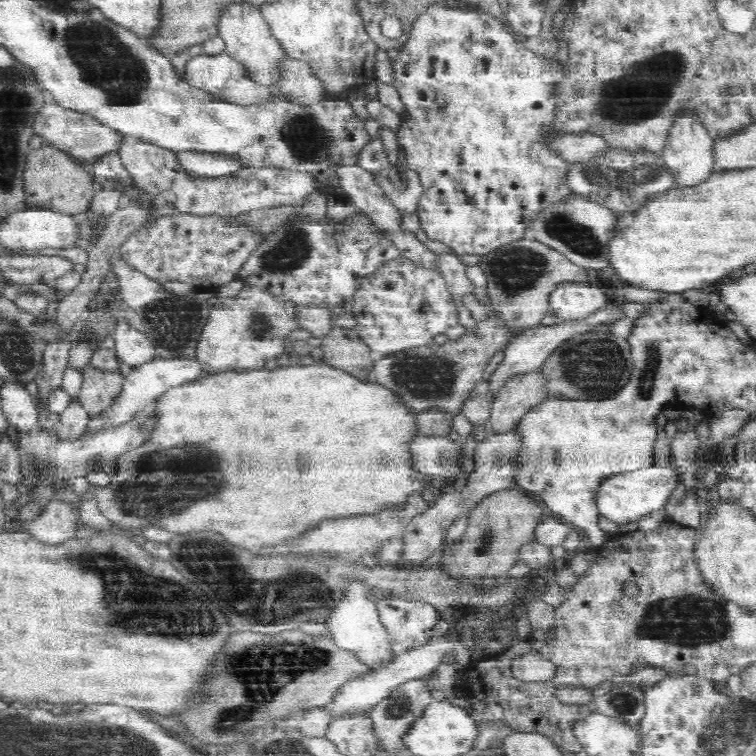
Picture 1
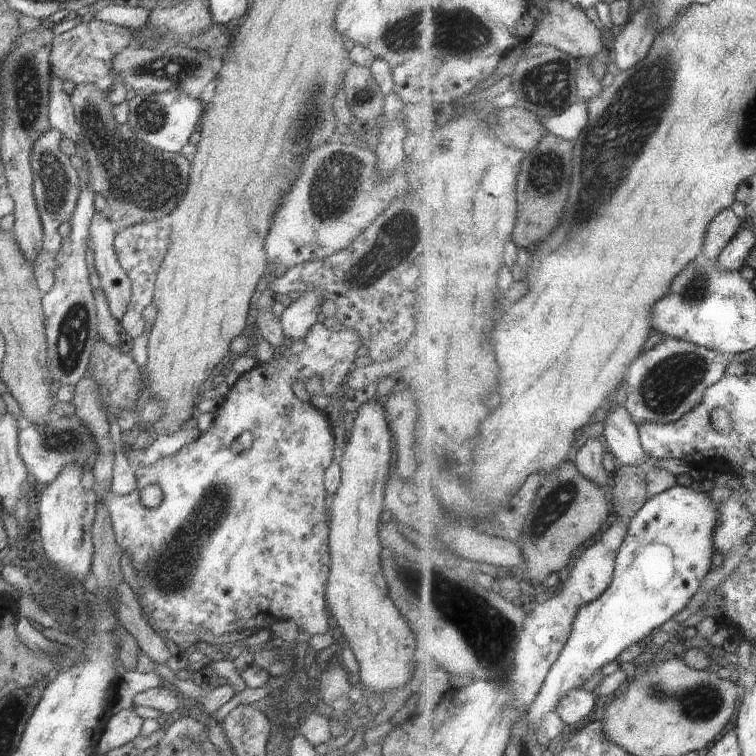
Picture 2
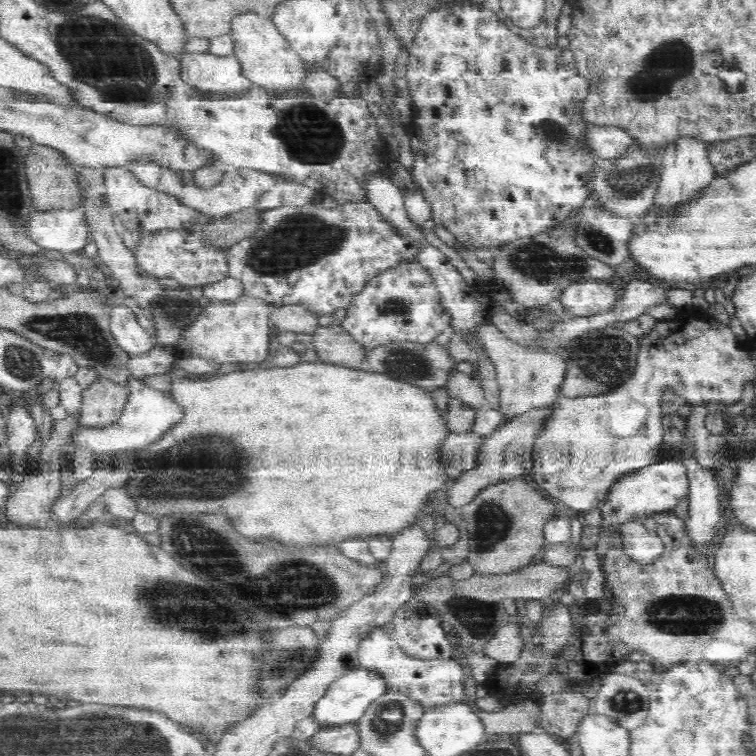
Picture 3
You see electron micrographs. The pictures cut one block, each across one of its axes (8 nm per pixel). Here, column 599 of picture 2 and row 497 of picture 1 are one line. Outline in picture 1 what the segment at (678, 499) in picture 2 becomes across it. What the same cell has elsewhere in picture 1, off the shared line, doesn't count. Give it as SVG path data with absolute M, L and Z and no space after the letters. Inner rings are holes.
M652 465L606 478L598 490L599 514L613 523L627 525L638 522L642 516L669 507L674 490L682 482L681 472L676 466Z

